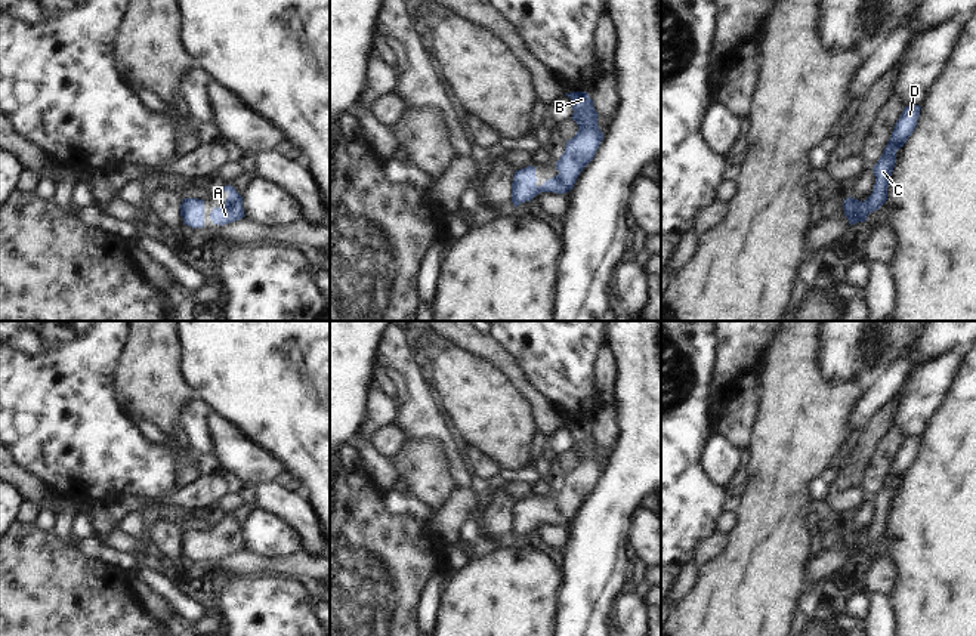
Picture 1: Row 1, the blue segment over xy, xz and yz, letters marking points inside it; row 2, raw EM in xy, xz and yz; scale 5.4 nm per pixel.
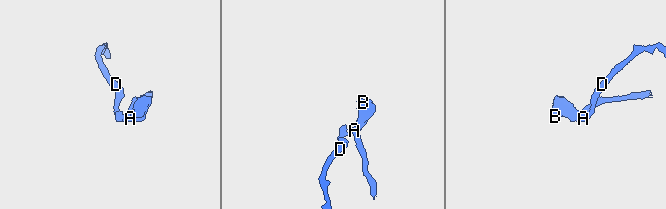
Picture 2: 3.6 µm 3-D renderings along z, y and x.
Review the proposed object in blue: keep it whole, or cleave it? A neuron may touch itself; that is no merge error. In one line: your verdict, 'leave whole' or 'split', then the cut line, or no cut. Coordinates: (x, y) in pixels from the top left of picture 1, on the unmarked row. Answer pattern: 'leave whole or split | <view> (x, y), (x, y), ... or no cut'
leave whole | no cut

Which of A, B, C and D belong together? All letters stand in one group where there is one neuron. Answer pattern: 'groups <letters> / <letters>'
groups A B C D

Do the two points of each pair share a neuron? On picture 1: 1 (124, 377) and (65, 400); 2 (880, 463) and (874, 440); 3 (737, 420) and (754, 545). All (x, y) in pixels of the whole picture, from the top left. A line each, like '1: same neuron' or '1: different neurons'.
1: different neurons
2: different neurons
3: different neurons

